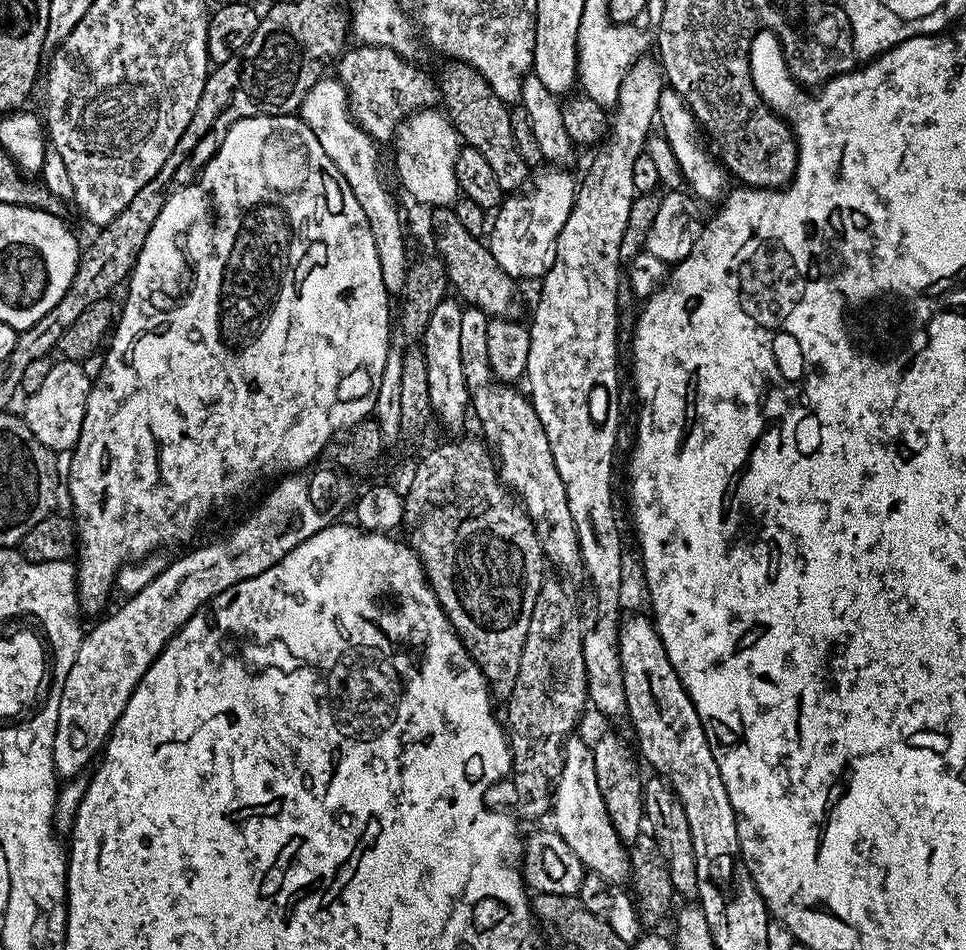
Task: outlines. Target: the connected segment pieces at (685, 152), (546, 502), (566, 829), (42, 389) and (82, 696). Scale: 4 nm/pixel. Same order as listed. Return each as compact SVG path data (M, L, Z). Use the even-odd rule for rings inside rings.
M665 90L658 98L656 114L658 128L664 131L664 140L668 143L665 144L667 151L671 152L672 157L678 162L683 183L685 185L689 184L687 187L690 189L692 196L700 202L716 199L716 201L719 201L729 187L728 180L730 181L730 176L724 165L710 151L709 145L702 139L702 129L696 123L694 114L688 109L686 102L677 92ZM700 136L702 141L700 141ZM707 147L710 153L708 153Z
M471 306L464 308L462 314L461 345L462 345L462 370L466 370L466 378L470 389L470 408L480 419L480 428L483 439L490 445L494 459L498 465L500 480L505 488L516 497L524 506L534 530L538 534L538 542L544 551L545 561L564 572L581 571L580 543L574 526L574 518L570 514L570 502L566 498L566 486L562 478L558 478L558 466L554 466L554 454L550 454L550 442L546 442L546 430L542 430L542 422L538 422L538 414L534 410L531 399L523 391L515 392L515 387L504 382L493 383L493 388L488 385L488 380L493 379L490 358L486 350L488 337L489 316L481 308Z
M573 734L564 741L564 760L558 765L558 779L554 784L554 799L550 809L551 819L556 819L554 831L563 838L566 846L578 854L589 873L597 872L596 876L613 884L623 885L632 875L632 862L625 841L614 830L610 814L606 810L606 802L602 790L598 790L598 774L594 772L594 754L592 744L584 741L580 734Z
M57 359L52 365L50 375L38 386L38 390L27 397L28 400L22 409L25 422L30 426L34 438L42 442L50 451L57 454L71 453L76 447L82 422L86 414L86 402L93 386L93 381L88 380L84 373L85 365L75 360Z
M329 467L296 470L280 478L285 480L278 481L265 494L264 501L225 540L212 540L209 544L178 557L173 564L172 561L165 563L164 569L156 575L154 582L150 582L140 592L131 593L125 599L128 601L117 612L110 613L105 620L98 621L89 632L87 629L83 633L74 666L70 666L70 674L66 674L66 686L62 690L62 702L58 706L58 726L52 747L57 777L79 777L80 771L101 755L104 745L108 743L108 736L112 733L112 727L118 722L122 710L126 710L126 702L130 702L130 694L134 694L140 679L146 674L146 670L150 670L158 654L162 654L170 638L174 638L176 631L199 608L207 606L218 594L230 590L230 586L238 586L238 582L246 582L246 578L258 578L262 570L270 570L270 566L282 562L282 558L286 558L286 554L290 554L294 546L306 542L306 538L337 523L347 508L349 511L354 500L352 484L343 471Z

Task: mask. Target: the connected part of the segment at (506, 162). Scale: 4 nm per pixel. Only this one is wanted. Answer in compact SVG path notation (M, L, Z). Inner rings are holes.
M448 66L438 76L438 91L446 113L456 133L467 147L478 150L487 164L494 169L501 193L515 194L525 187L530 180L530 165L522 158L512 133L512 113L509 107L497 98L492 87L482 78L480 72L467 66Z

